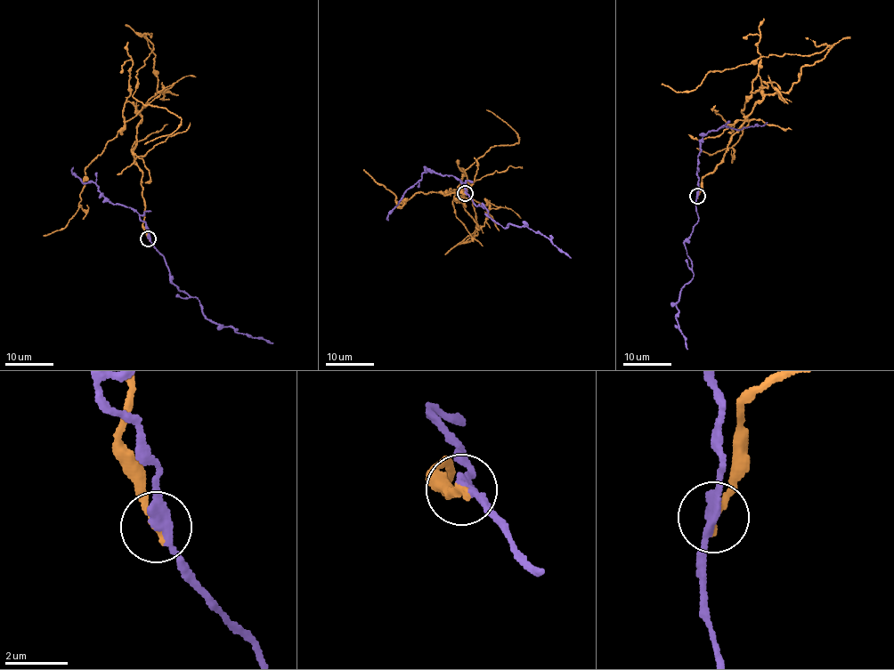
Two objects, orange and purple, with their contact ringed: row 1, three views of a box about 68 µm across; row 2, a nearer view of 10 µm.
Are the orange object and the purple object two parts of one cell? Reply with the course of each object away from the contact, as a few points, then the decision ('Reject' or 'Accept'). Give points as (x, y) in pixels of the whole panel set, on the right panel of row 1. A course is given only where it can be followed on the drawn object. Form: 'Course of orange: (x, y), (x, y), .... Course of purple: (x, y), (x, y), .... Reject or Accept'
Course of orange: (697, 195), (753, 105), (790, 91), (802, 67), (818, 62), (828, 49), (710, 71), (694, 90), (662, 84). Course of purple: (696, 195), (697, 221), (684, 245), (693, 277), (681, 289), (676, 304), (678, 326), (687, 349). Reject

